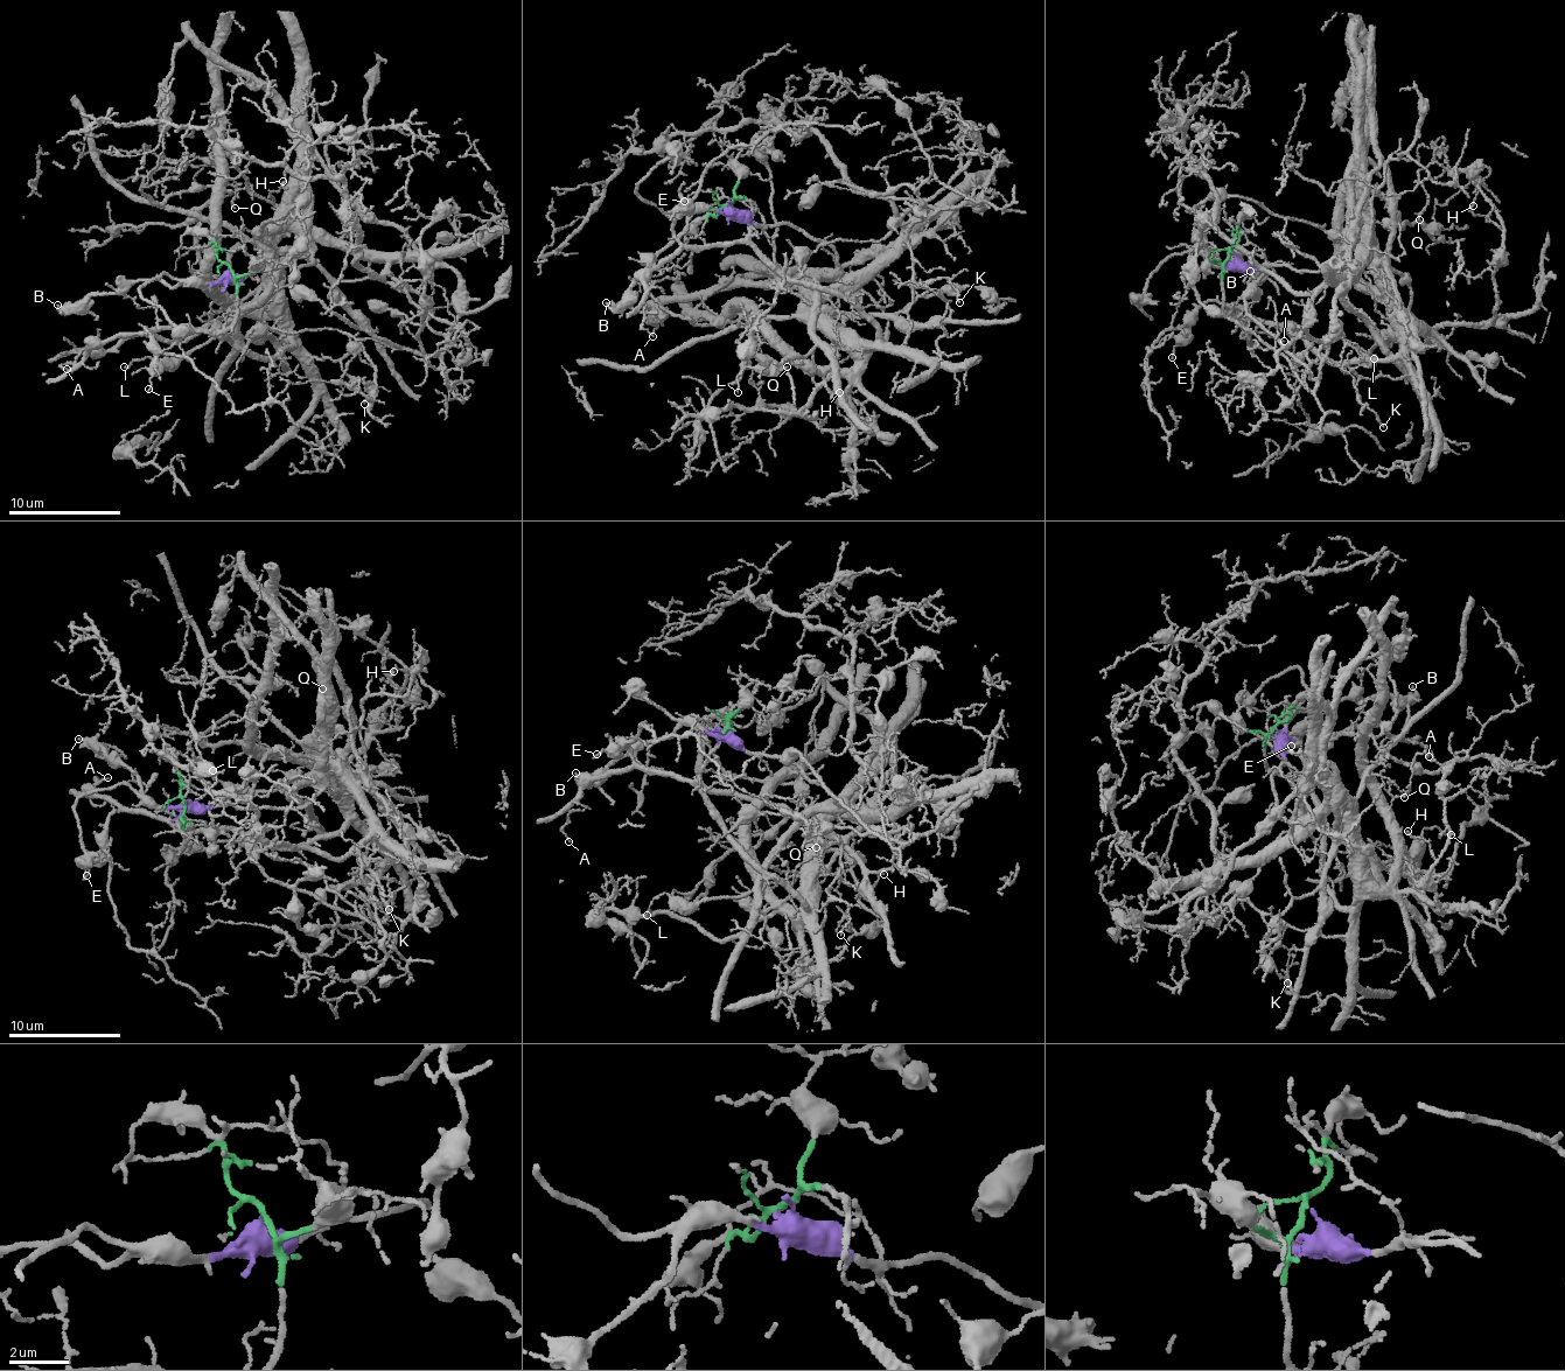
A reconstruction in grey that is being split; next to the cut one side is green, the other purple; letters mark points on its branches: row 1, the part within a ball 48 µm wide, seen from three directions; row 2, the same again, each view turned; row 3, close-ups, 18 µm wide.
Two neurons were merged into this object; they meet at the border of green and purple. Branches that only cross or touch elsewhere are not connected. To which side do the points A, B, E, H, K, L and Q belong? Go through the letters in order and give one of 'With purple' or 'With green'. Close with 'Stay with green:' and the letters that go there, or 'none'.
A: With green
B: With purple
E: With green
H: With green
K: With green
L: With purple
Q: With green
Stay with green: A, E, H, K, Q

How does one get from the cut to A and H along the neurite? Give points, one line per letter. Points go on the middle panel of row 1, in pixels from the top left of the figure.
A: (728, 205), (740, 196), (752, 201), (748, 233), (741, 239), (680, 247), (651, 267), (642, 324), (652, 336)
H: (728, 205), (752, 201), (750, 242), (872, 323), (850, 390), (858, 441), (870, 433), (840, 414), (839, 392)

